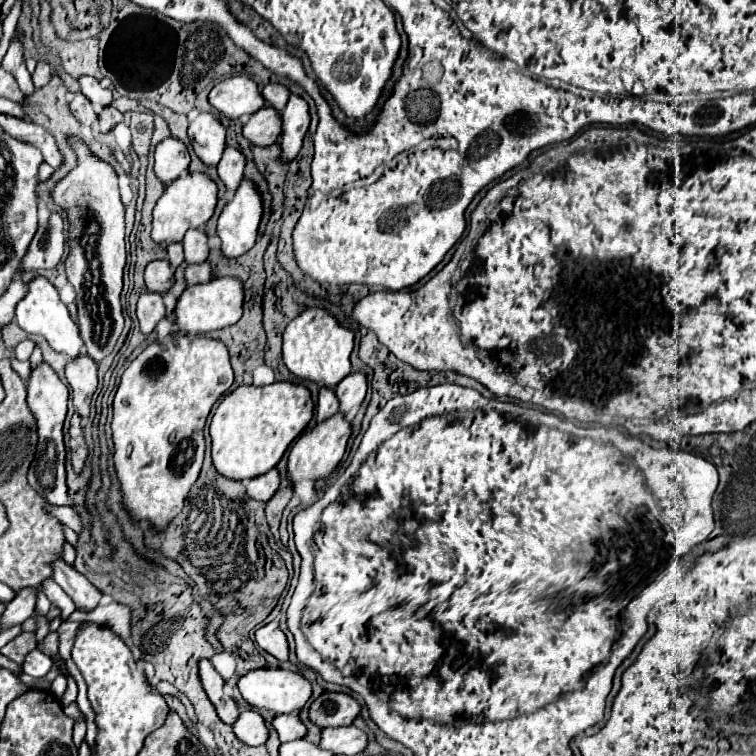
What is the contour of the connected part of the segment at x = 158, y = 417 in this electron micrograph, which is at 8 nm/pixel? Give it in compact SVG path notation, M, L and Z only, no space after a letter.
M168 334L162 340L146 346L132 364L124 370L118 392L114 396L114 464L124 492L124 508L134 520L148 520L156 530L162 530L182 510L184 500L202 468L206 440L204 424L214 402L230 388L234 380L230 354L226 344L206 336L188 338L184 334Z

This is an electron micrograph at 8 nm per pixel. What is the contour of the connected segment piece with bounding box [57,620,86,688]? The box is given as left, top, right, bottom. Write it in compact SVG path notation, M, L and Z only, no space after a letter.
M66 620L64 624L60 624L57 632L59 634L58 638L60 638L60 646L58 646L60 658L66 662L68 672L74 676L74 680L76 680L76 684L78 684L78 688L80 688L80 686L86 686L86 682L84 682L84 678L82 678L80 670L76 668L76 664L74 664L72 656L70 656L78 628L80 628L80 622L70 622L70 620Z

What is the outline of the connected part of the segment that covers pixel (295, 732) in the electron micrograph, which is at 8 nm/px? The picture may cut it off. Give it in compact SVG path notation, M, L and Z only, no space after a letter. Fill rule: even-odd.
M280 714L274 718L274 728L278 730L278 736L282 742L298 740L306 736L306 726L300 722L298 714Z

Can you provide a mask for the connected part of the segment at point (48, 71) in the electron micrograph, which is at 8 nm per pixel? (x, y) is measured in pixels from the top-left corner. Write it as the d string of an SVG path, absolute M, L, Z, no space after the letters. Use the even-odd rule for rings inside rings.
M36 66L34 74L32 74L32 80L34 80L34 86L36 88L42 88L50 82L50 76L52 76L52 68L50 66Z

